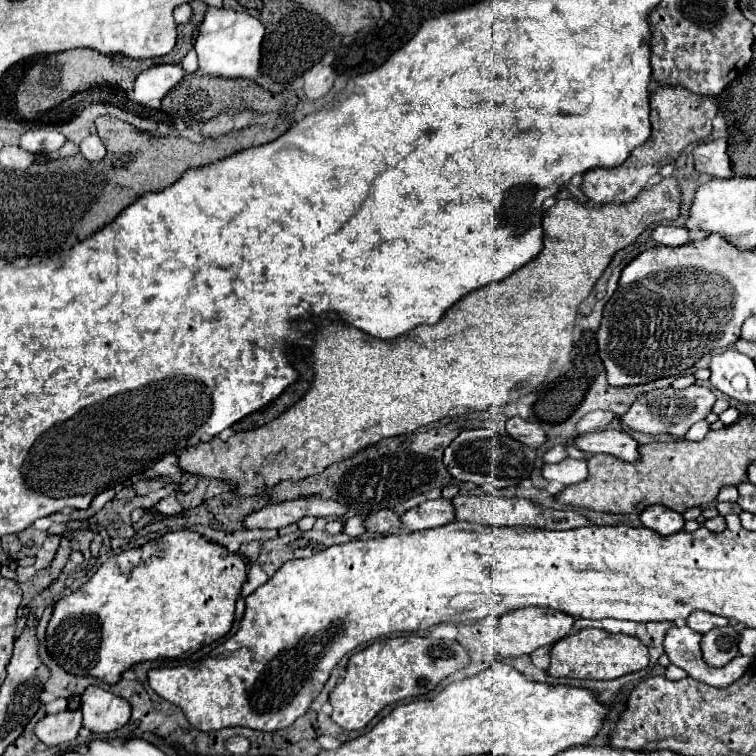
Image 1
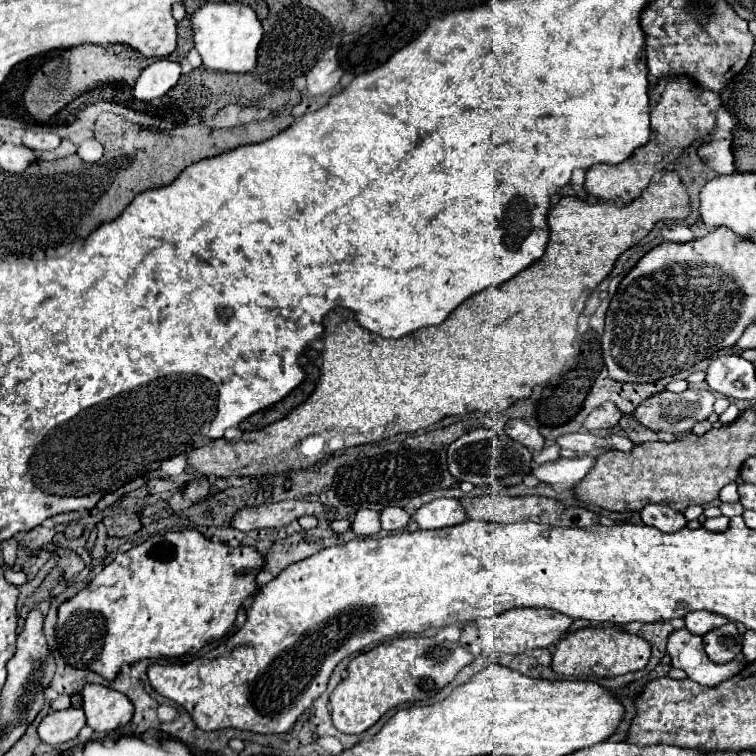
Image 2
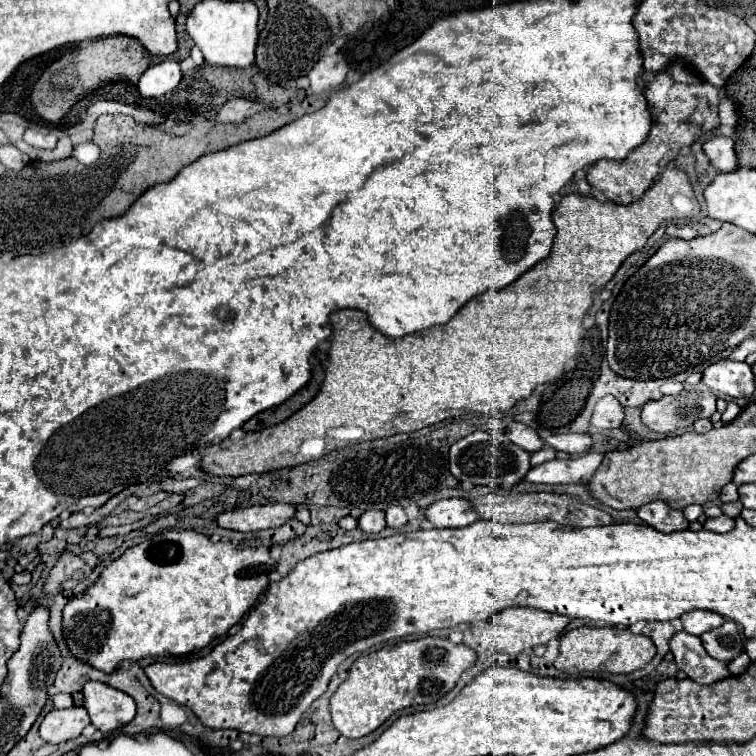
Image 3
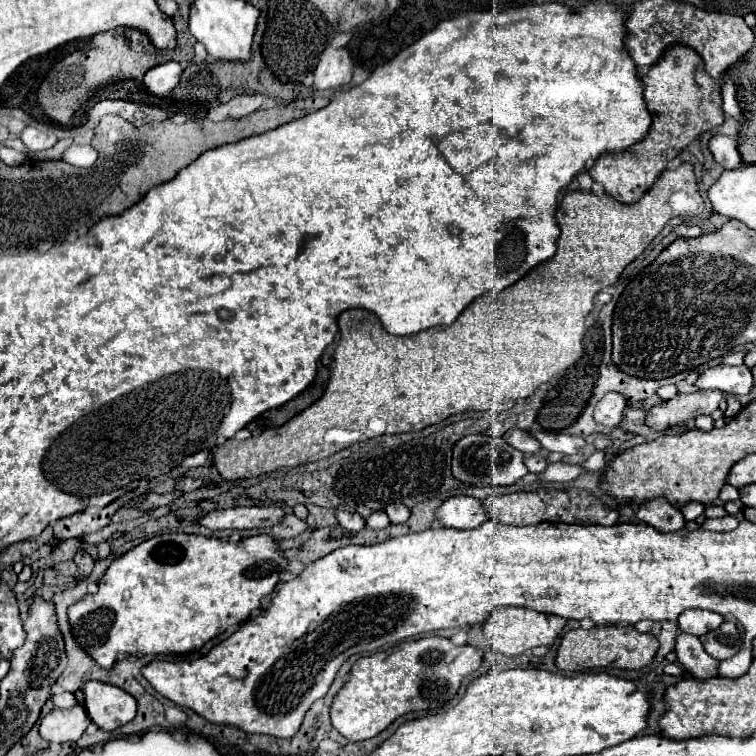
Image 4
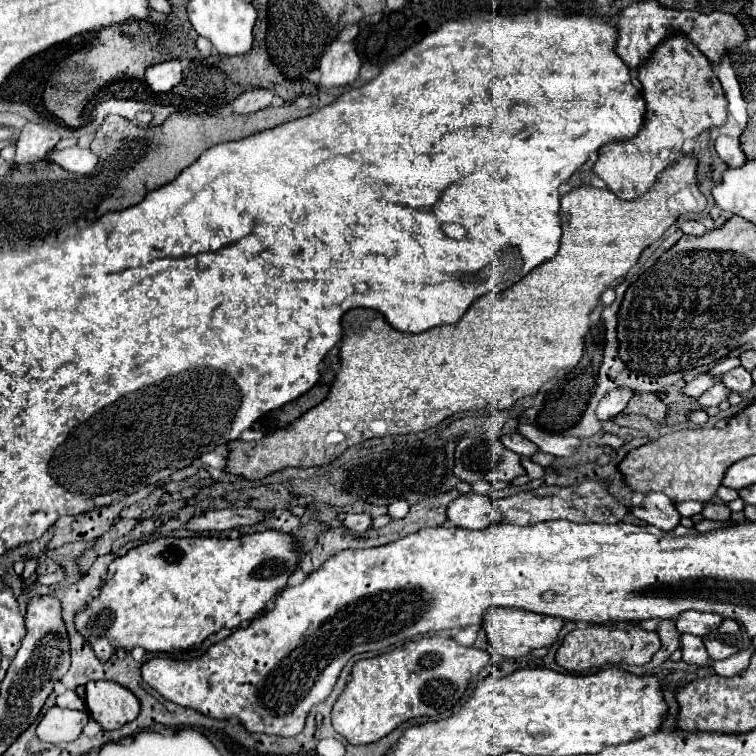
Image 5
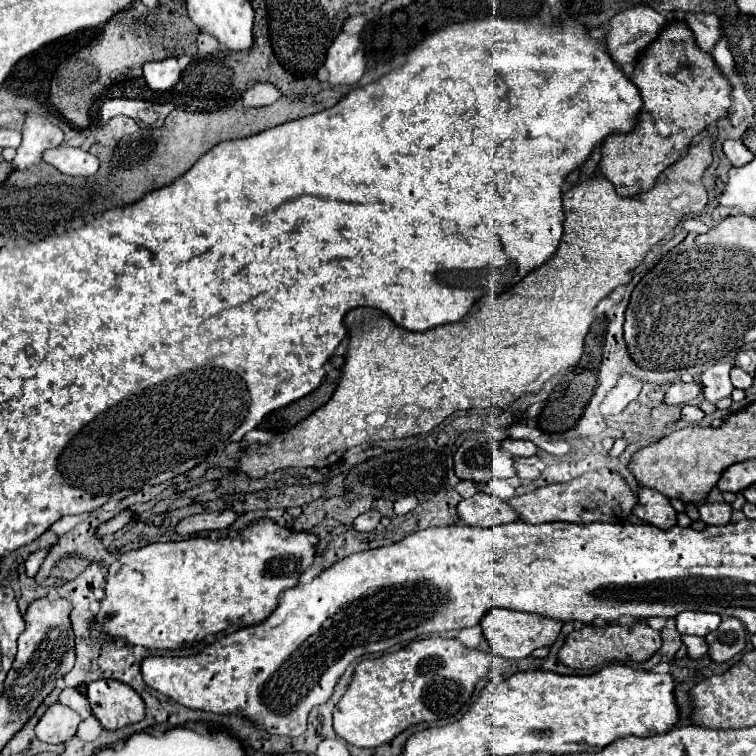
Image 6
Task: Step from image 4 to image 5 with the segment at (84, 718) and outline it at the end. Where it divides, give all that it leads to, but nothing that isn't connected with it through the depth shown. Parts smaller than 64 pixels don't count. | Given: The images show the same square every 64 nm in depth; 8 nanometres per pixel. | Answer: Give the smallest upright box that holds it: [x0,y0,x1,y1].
[36,706,90,744]

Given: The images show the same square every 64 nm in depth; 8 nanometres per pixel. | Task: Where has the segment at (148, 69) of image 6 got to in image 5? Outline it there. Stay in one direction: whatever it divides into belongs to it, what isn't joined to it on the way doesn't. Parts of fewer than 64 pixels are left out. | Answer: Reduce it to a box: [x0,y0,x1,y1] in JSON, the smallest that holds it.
[146,60,182,92]

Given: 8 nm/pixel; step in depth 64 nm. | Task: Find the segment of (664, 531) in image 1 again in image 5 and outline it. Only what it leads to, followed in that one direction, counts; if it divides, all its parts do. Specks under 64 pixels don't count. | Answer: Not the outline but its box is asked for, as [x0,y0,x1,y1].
[632,492,680,530]

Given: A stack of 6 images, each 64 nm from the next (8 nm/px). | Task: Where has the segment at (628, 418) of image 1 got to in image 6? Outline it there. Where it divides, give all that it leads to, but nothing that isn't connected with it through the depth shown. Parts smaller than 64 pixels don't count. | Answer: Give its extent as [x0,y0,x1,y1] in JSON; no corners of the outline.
[701,362,734,402]

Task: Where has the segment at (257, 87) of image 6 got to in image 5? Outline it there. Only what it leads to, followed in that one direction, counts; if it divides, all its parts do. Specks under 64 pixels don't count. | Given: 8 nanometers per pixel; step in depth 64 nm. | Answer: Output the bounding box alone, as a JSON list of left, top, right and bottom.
[232,88,274,114]

